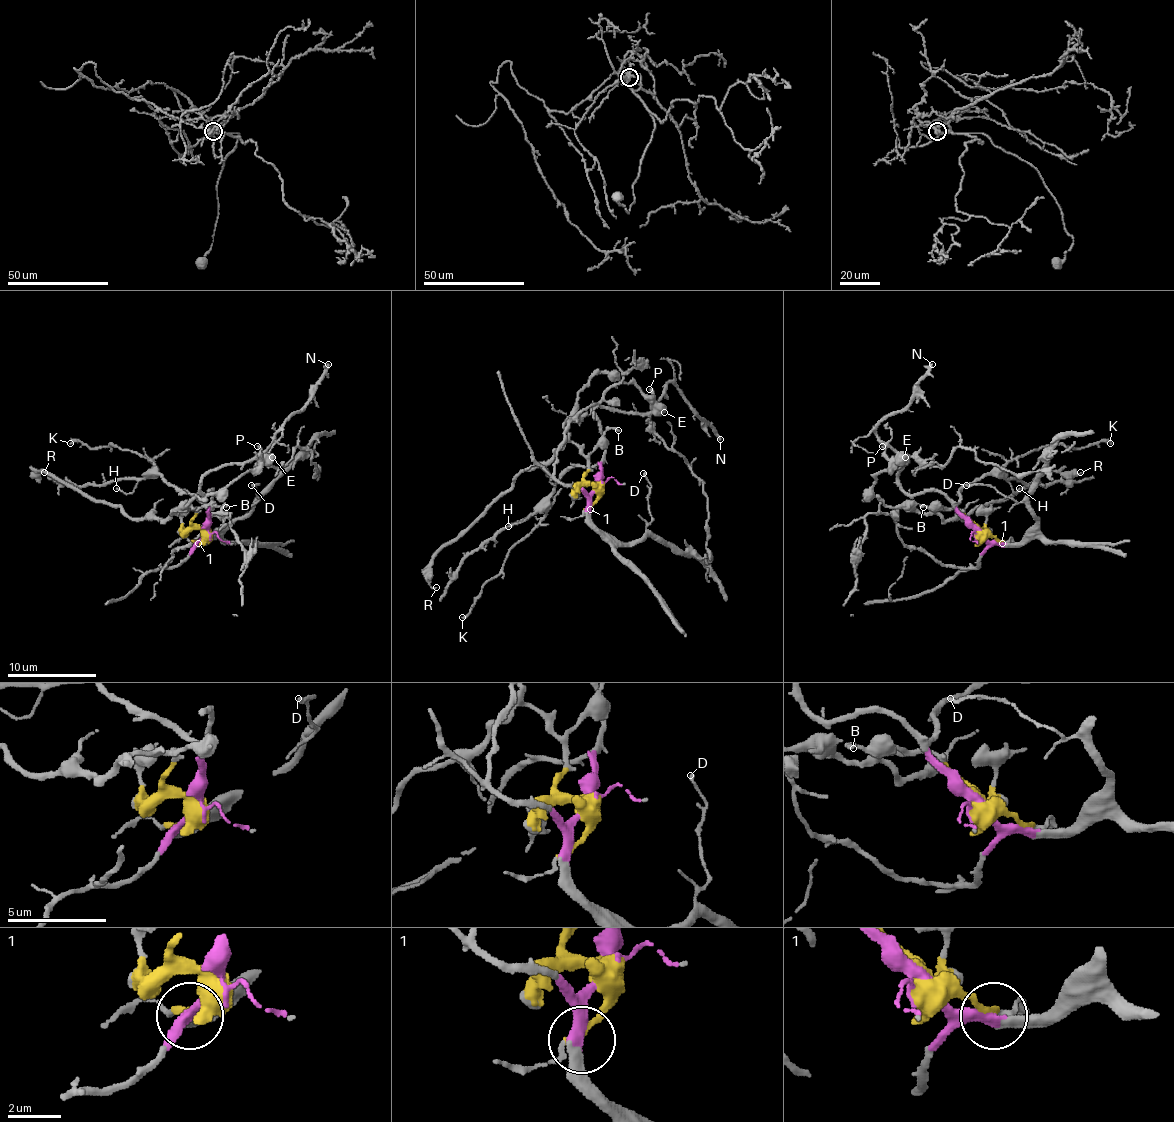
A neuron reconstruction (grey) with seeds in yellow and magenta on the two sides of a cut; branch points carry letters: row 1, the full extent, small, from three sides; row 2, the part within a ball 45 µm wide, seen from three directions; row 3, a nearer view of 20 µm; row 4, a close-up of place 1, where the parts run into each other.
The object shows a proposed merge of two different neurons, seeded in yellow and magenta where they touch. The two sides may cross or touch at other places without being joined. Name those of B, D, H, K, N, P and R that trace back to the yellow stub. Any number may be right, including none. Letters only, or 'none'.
B, P, R

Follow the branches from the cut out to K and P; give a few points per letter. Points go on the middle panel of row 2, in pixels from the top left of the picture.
K: (599, 486), (601, 463), (572, 466), (554, 488), (547, 512), (510, 550), (501, 570), (461, 617)
P: (599, 486), (585, 479), (587, 457), (563, 426), (576, 392), (594, 375), (612, 373), (652, 395), (650, 388)

